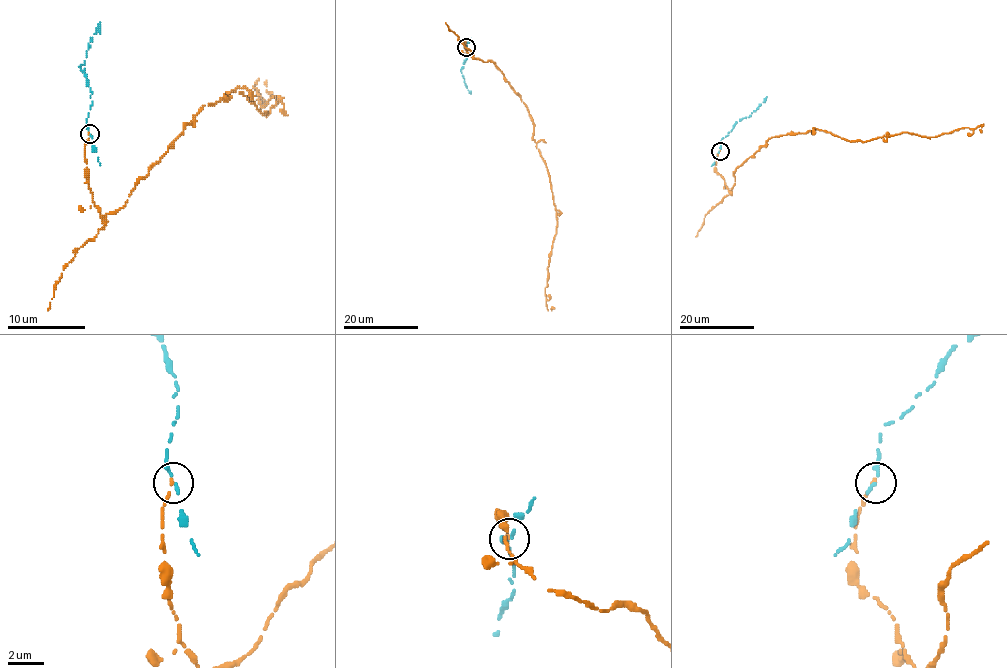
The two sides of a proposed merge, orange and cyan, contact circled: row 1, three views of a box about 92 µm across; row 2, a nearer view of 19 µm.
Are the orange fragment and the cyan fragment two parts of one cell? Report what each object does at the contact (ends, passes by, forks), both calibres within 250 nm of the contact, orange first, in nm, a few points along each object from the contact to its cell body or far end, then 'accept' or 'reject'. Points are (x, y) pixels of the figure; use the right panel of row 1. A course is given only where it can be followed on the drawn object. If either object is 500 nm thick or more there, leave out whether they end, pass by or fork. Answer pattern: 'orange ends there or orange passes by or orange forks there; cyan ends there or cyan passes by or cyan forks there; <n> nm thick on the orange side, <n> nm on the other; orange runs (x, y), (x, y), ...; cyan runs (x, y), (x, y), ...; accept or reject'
orange ends there; cyan ends there; 180 nm thick on the orange side, 240 nm on the other; orange runs (720, 151), (716, 171), (730, 190), (737, 168), (781, 135), (820, 129), (865, 141), (981, 125), (981, 132); cyan runs (720, 151), (722, 139), (734, 125), (750, 116), (767, 96); reject

